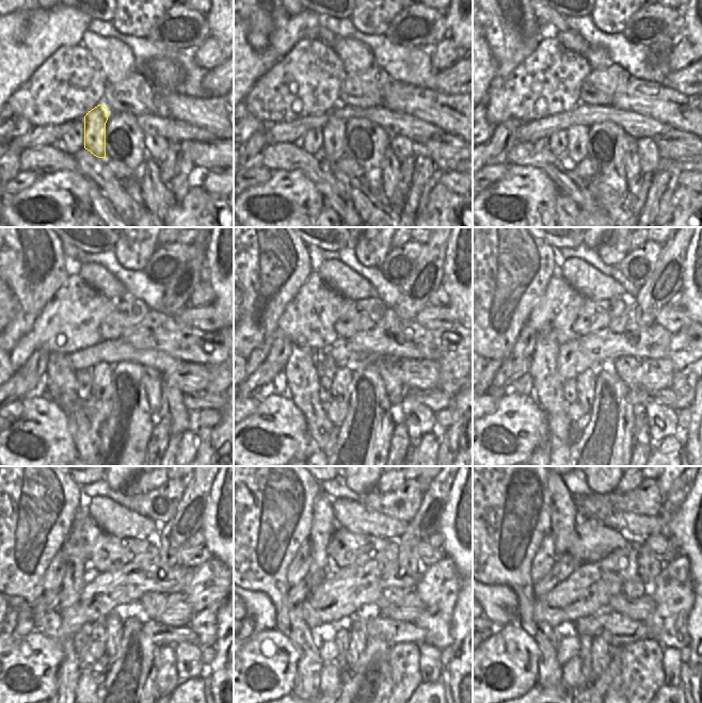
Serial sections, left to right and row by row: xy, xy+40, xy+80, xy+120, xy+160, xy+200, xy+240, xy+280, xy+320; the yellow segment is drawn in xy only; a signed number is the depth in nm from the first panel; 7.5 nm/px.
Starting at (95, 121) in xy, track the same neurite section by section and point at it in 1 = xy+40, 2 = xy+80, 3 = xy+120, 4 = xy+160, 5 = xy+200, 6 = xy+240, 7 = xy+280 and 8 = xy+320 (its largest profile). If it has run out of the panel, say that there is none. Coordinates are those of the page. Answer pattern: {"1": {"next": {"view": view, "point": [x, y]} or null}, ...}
{"1": {"next": {"view": "xy+40", "point": [334, 130]}}, "2": {"next": {"view": "xy+80", "point": [576, 136]}}, "3": {"next": {"view": "xy+120", "point": [101, 387]}}, "4": {"next": {"view": "xy+160", "point": [341, 378]}}, "5": {"next": {"view": "xy+200", "point": [585, 382]}}, "6": {"next": {"view": "xy+240", "point": [112, 623]}}, "7": {"next": {"view": "xy+280", "point": [357, 634]}}, "8": {"next": {"view": "xy+320", "point": [601, 651]}}}

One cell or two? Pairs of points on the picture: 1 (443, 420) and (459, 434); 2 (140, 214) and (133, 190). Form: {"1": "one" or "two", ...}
{"1": "two", "2": "one"}

